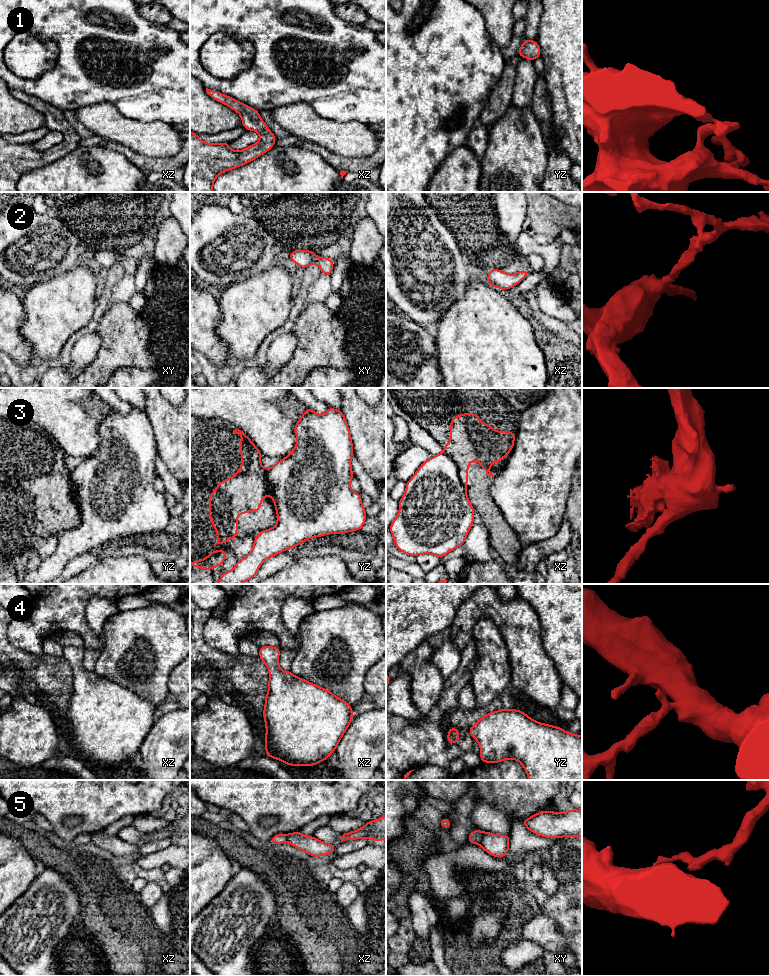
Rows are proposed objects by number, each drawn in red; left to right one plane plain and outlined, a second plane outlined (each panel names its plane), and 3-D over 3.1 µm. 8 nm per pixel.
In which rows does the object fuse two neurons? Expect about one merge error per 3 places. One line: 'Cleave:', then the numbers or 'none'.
Cleave: 3, 5

